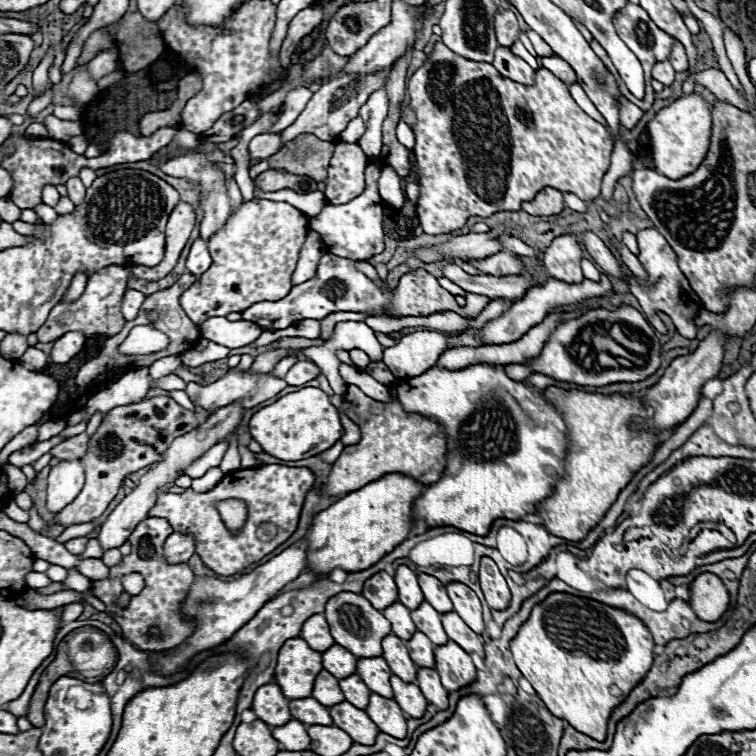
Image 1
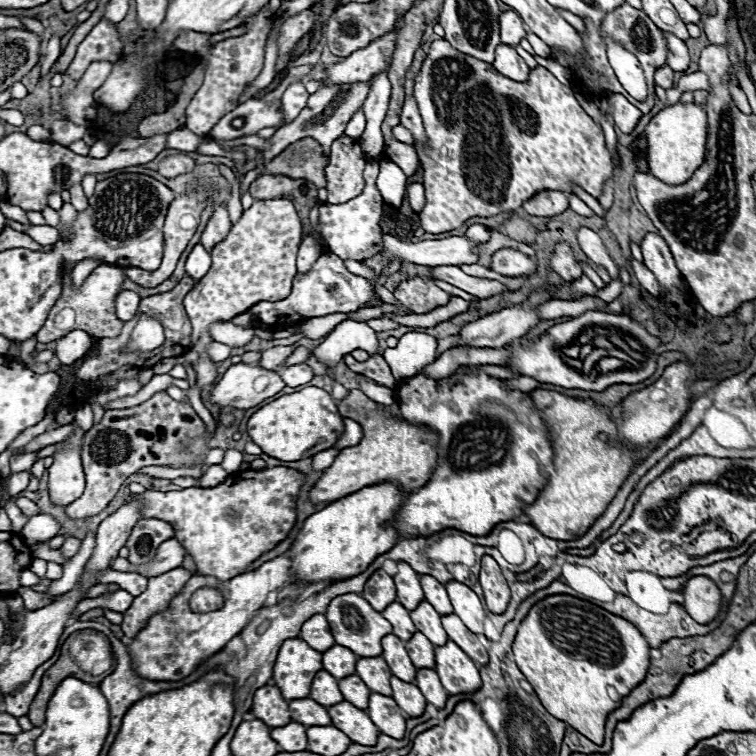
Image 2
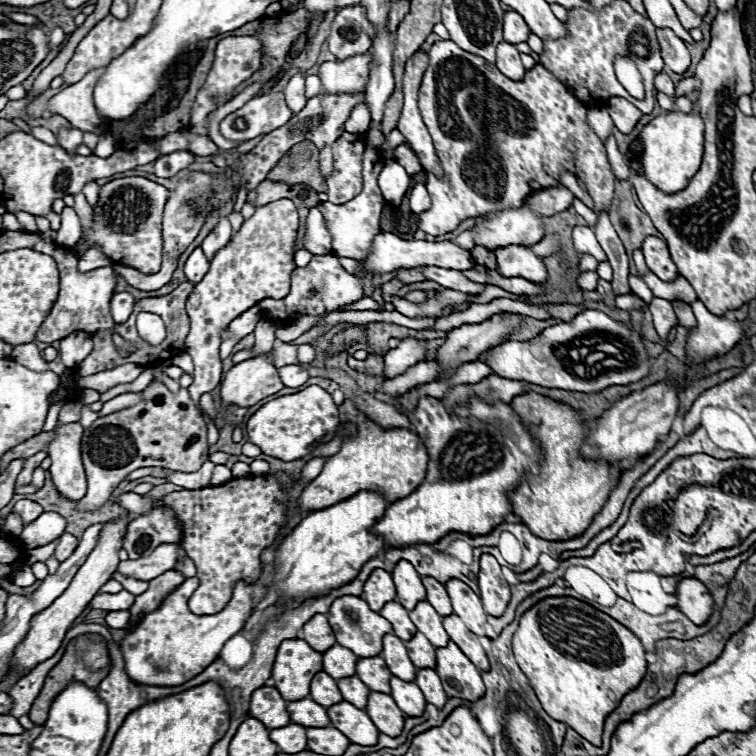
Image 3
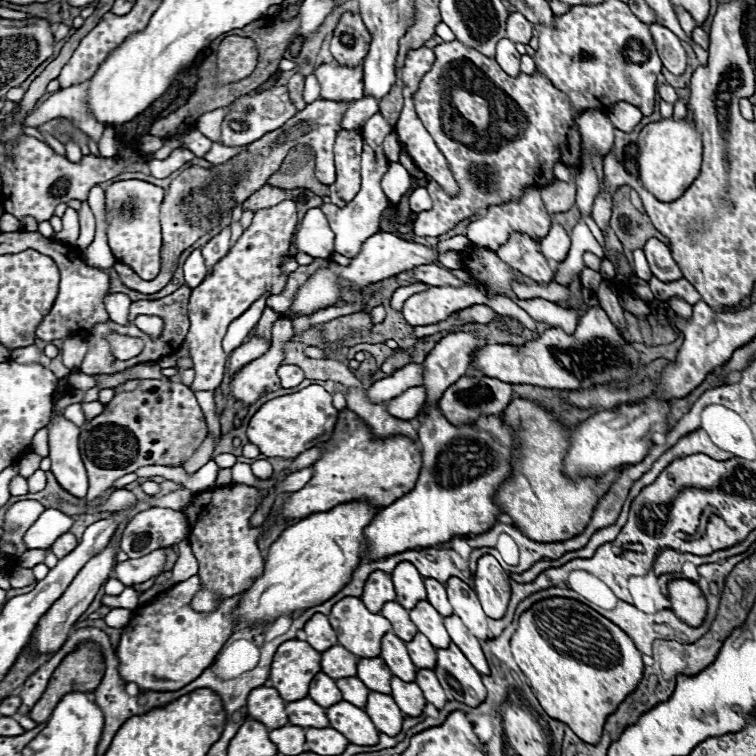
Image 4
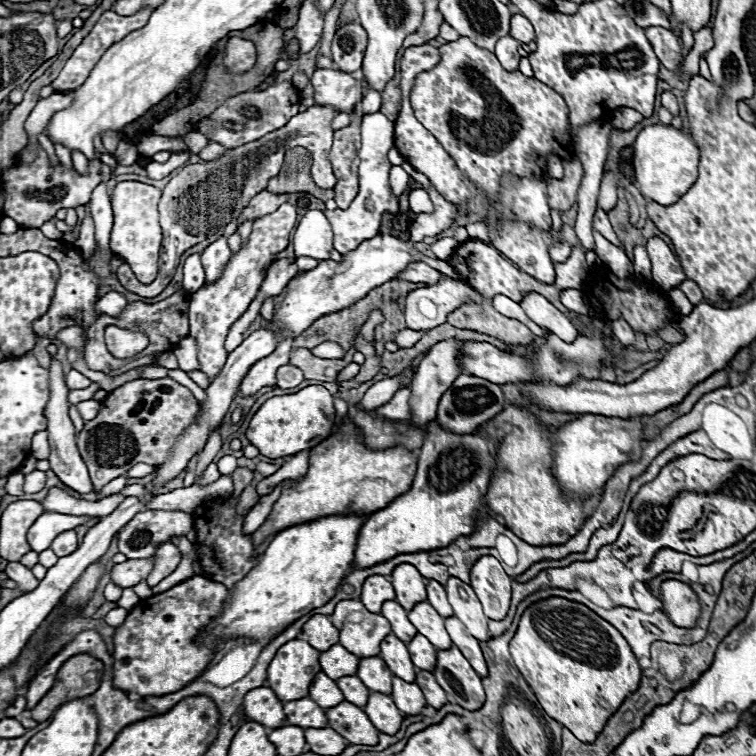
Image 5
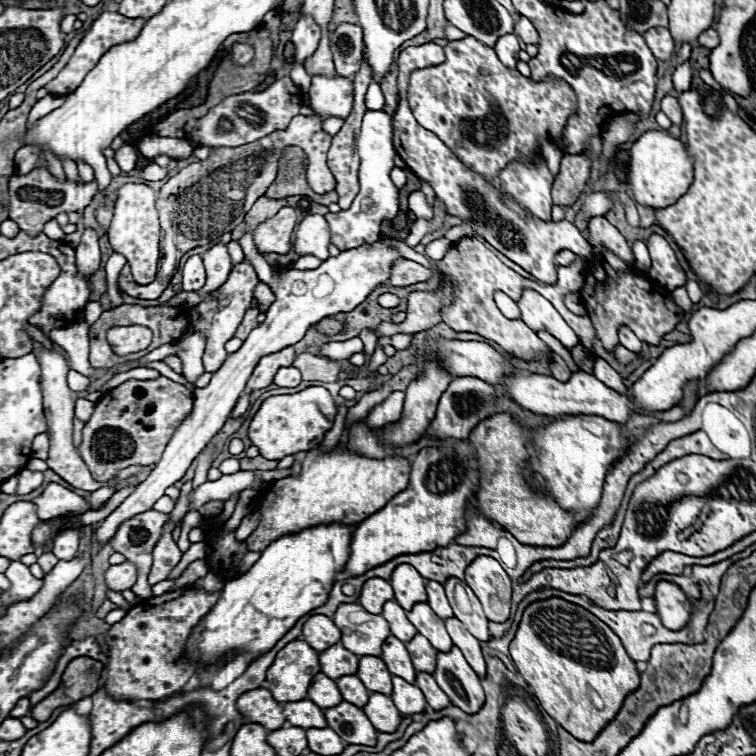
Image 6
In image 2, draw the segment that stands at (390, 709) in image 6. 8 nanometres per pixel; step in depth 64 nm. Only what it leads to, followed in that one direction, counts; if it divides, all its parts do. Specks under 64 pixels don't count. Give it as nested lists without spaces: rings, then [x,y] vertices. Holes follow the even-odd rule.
[[[372,692],[366,712],[374,720],[374,724],[378,726],[378,730],[382,734],[388,734],[392,738],[402,738],[404,736],[406,716],[390,696],[382,696],[382,694]]]

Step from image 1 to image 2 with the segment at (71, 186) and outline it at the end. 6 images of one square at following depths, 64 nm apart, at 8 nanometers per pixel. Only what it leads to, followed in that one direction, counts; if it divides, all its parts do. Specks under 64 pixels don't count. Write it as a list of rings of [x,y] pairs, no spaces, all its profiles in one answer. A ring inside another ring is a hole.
[[[82,186],[70,188],[70,194],[72,194],[72,204],[74,204],[74,208],[76,208],[78,212],[84,212],[84,210],[88,208],[88,200],[86,200],[86,196],[84,196],[84,192],[82,192]]]

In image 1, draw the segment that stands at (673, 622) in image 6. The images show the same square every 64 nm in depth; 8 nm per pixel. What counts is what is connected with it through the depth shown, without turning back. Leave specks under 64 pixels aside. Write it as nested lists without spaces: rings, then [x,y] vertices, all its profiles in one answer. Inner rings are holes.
[[[704,572],[690,584],[688,604],[700,620],[718,620],[726,612],[730,596],[718,576]]]

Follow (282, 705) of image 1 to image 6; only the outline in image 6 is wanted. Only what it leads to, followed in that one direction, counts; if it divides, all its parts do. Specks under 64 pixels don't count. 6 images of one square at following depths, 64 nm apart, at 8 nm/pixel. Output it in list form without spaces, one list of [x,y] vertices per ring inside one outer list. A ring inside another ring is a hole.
[[[256,688],[244,692],[236,702],[238,712],[248,718],[248,722],[262,724],[266,730],[278,730],[284,726],[286,718],[282,714],[282,706],[272,698],[266,688]]]

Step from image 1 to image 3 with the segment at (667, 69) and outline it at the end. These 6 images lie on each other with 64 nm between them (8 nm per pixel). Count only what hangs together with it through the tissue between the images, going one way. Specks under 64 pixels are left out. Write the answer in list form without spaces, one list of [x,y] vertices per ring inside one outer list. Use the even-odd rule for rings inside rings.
[[[660,72],[660,74],[656,76],[656,90],[658,90],[658,92],[664,92],[664,94],[670,96],[670,98],[674,98],[674,84],[672,84],[672,80],[670,80],[664,72]]]

